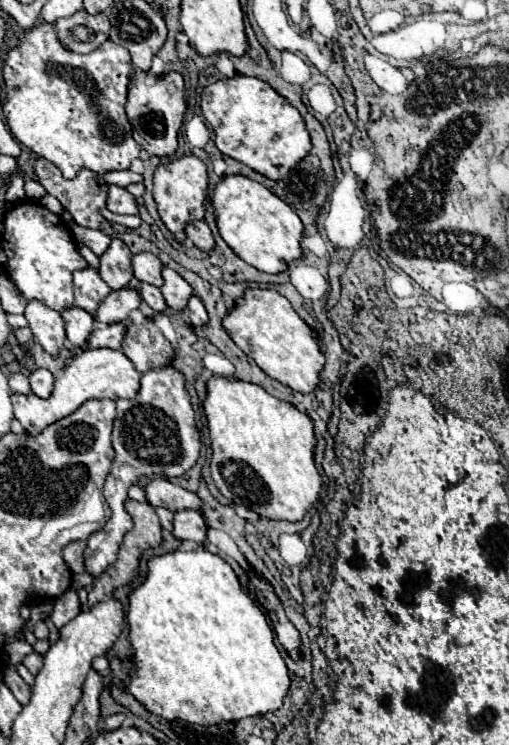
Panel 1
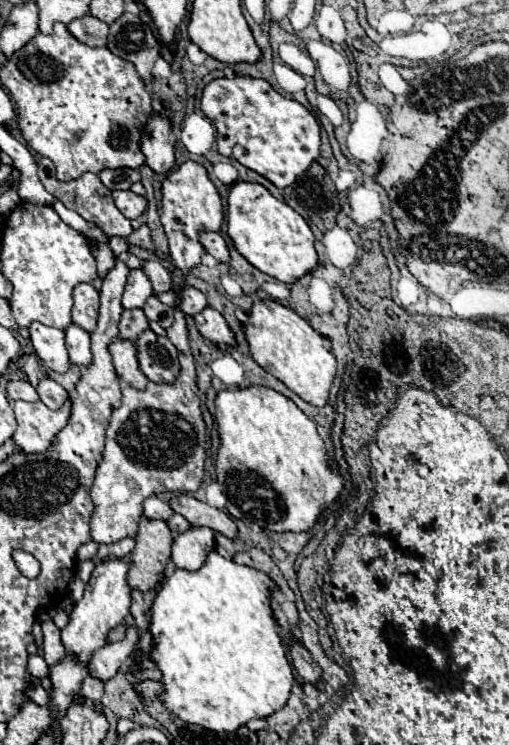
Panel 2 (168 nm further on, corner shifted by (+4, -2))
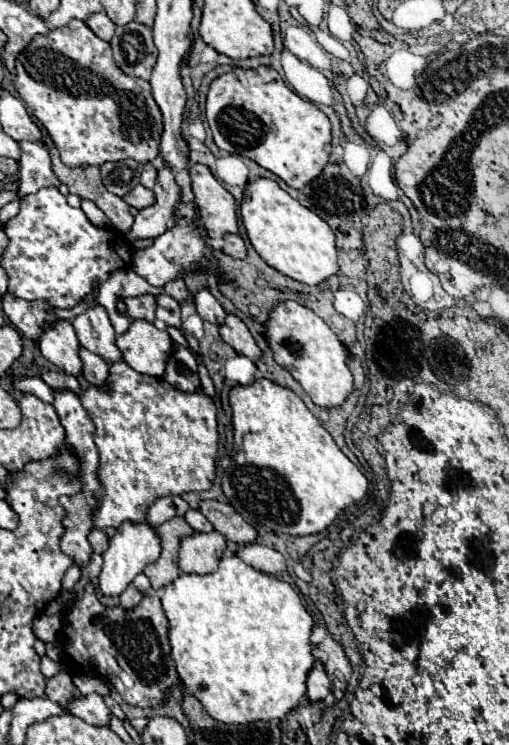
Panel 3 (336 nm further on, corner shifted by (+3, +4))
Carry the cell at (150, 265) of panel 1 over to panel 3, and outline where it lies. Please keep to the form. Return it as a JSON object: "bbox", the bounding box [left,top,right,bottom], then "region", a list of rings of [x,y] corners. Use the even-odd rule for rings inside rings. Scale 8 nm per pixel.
{"bbox":[163,276,187,302],"region":[[[181,276],[175,278],[175,280],[171,280],[171,282],[167,282],[167,284],[163,286],[163,290],[165,290],[165,294],[169,294],[171,298],[175,298],[177,302],[187,298],[187,286],[185,286],[185,282],[183,282]]]}

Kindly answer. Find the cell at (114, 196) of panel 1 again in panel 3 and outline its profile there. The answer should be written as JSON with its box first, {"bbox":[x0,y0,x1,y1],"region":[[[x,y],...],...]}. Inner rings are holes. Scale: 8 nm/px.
{"bbox":[123,186,155,210],"region":[[[135,186],[127,196],[123,196],[123,200],[129,204],[129,206],[133,206],[133,208],[137,208],[137,210],[143,210],[143,208],[147,208],[147,206],[151,206],[153,202],[155,202],[155,194],[151,192],[151,190],[147,190],[145,186]]]}

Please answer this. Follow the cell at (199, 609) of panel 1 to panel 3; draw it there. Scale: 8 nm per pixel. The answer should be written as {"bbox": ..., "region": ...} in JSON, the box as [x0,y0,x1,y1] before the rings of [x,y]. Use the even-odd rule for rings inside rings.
{"bbox":[161,554,315,724],"region":[[[233,554],[233,556],[223,556],[219,560],[219,570],[213,574],[181,574],[175,582],[171,582],[163,588],[161,604],[163,604],[165,616],[169,618],[169,646],[171,646],[171,658],[175,660],[177,674],[181,678],[181,682],[185,684],[185,688],[201,702],[207,716],[211,716],[213,720],[217,720],[221,724],[247,724],[247,722],[257,722],[257,720],[275,720],[275,718],[283,718],[291,708],[295,708],[301,702],[301,698],[305,696],[305,678],[307,678],[311,666],[315,664],[313,646],[309,642],[309,636],[313,630],[313,620],[307,614],[299,594],[293,590],[291,584],[247,566],[243,560],[239,560]]]}

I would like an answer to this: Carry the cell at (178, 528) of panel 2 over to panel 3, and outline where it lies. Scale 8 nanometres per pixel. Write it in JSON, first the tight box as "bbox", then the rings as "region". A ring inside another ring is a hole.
{"bbox":[183,510,213,532],"region":[[[187,510],[187,514],[183,516],[185,520],[187,520],[187,524],[195,530],[195,532],[211,532],[213,530],[213,526],[211,526],[211,522],[199,512],[199,510]]]}

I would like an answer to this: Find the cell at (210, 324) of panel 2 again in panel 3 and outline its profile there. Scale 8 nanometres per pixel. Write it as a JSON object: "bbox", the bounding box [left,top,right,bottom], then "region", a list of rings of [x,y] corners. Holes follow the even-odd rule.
{"bbox":[219,314,261,360],"region":[[[227,314],[227,320],[219,326],[219,336],[231,346],[235,348],[237,354],[247,356],[249,360],[257,360],[261,356],[259,346],[255,344],[251,332],[247,330],[247,326],[235,316],[235,314]]]}

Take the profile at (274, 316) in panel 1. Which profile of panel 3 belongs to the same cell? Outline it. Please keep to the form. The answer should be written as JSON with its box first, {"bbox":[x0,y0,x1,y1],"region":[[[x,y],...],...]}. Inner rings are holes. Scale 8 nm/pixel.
{"bbox":[265,300,353,406],"region":[[[293,300],[279,302],[271,310],[271,316],[265,324],[265,332],[275,362],[283,366],[301,384],[301,388],[317,406],[341,406],[345,398],[353,392],[353,374],[345,364],[347,348],[313,310]]]}

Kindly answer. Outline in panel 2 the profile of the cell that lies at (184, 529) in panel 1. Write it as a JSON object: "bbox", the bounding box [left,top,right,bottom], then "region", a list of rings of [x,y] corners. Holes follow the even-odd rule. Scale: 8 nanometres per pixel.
{"bbox":[172,528,214,570],"region":[[[190,528],[174,538],[172,562],[182,570],[200,570],[206,562],[208,552],[214,550],[214,530]]]}

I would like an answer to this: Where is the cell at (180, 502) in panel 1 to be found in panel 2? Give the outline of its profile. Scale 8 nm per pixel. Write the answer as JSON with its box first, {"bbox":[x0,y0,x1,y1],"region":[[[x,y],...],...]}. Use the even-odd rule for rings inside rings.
{"bbox":[170,494,238,540],"region":[[[178,494],[170,500],[170,506],[174,508],[174,512],[182,514],[192,526],[208,526],[230,540],[238,538],[236,522],[224,510],[212,508],[210,504],[200,502],[190,494]]]}

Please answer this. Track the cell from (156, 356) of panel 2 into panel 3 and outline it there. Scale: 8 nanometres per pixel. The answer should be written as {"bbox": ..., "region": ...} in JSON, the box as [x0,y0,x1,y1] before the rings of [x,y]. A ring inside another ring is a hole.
{"bbox":[163,344,199,392],"region":[[[175,344],[167,358],[163,378],[183,392],[193,392],[195,388],[199,388],[199,372],[195,356],[185,346]]]}

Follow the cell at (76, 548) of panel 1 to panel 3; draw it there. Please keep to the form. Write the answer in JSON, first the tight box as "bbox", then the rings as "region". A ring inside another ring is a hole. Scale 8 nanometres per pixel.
{"bbox":[89,530,109,554],"region":[[[91,530],[89,540],[91,540],[91,546],[93,546],[93,550],[95,550],[97,554],[101,554],[101,552],[107,548],[107,542],[109,542],[107,534],[101,532],[101,530]]]}

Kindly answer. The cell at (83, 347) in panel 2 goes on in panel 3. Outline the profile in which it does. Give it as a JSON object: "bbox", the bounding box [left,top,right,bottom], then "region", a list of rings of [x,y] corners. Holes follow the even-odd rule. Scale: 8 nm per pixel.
{"bbox":[79,348,109,386],"region":[[[85,348],[79,350],[79,358],[83,362],[83,376],[93,386],[103,386],[105,378],[109,376],[109,366],[101,356],[95,356],[93,352],[87,352]]]}

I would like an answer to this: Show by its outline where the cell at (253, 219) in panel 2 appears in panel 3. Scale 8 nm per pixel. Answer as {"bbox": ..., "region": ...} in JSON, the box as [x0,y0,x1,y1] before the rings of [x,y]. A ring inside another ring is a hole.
{"bbox":[241,178,339,284],"region":[[[267,178],[249,182],[243,194],[245,200],[241,202],[241,220],[247,228],[247,236],[271,268],[303,284],[319,284],[339,270],[335,236],[315,212],[301,206],[295,198],[281,190],[277,182]]]}

